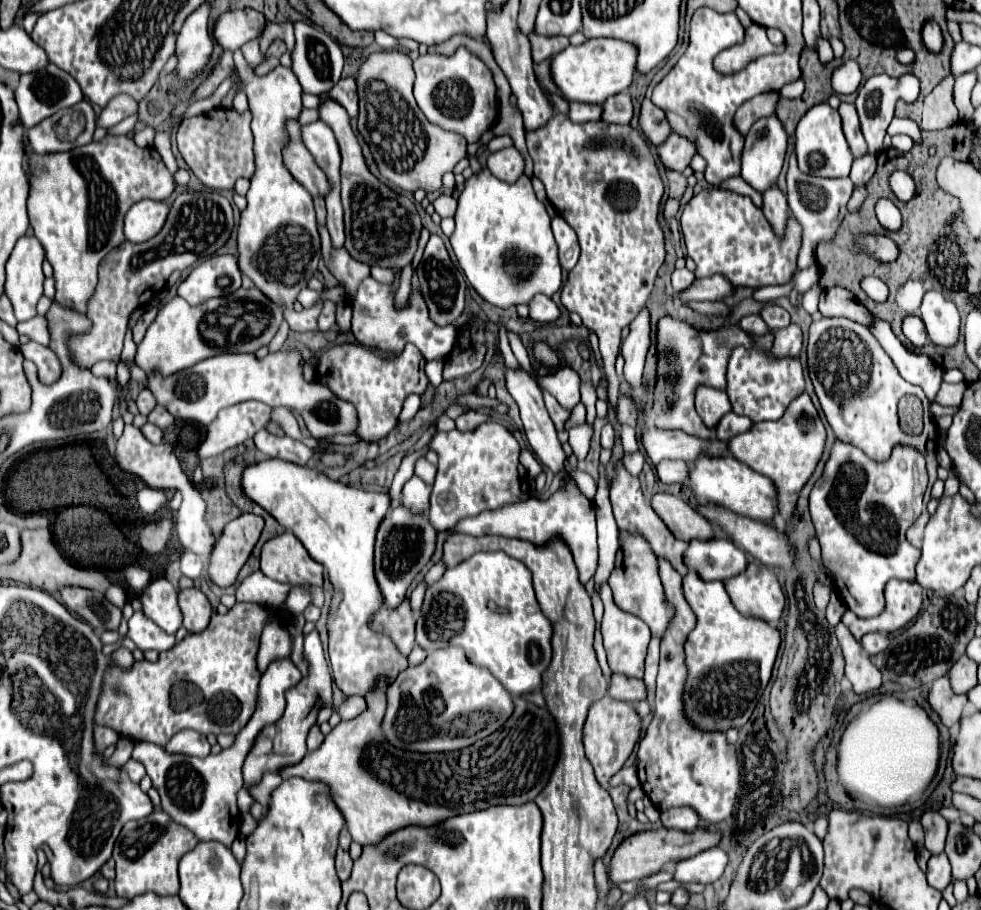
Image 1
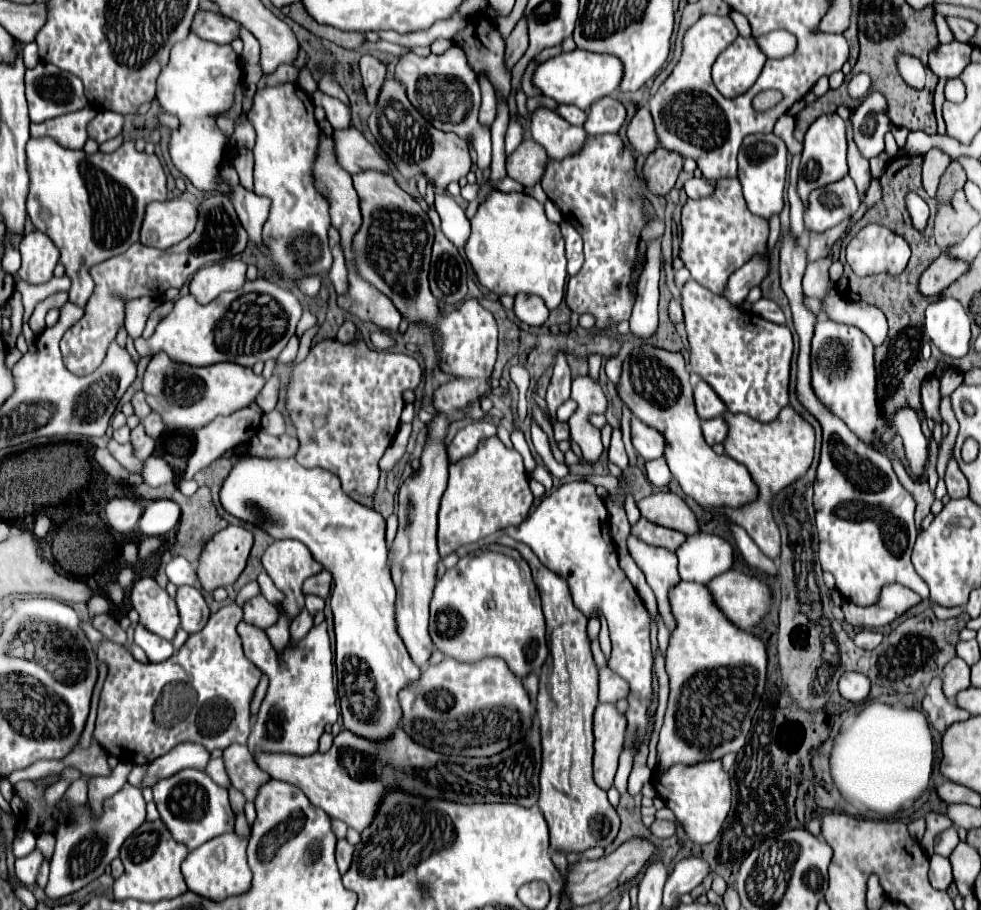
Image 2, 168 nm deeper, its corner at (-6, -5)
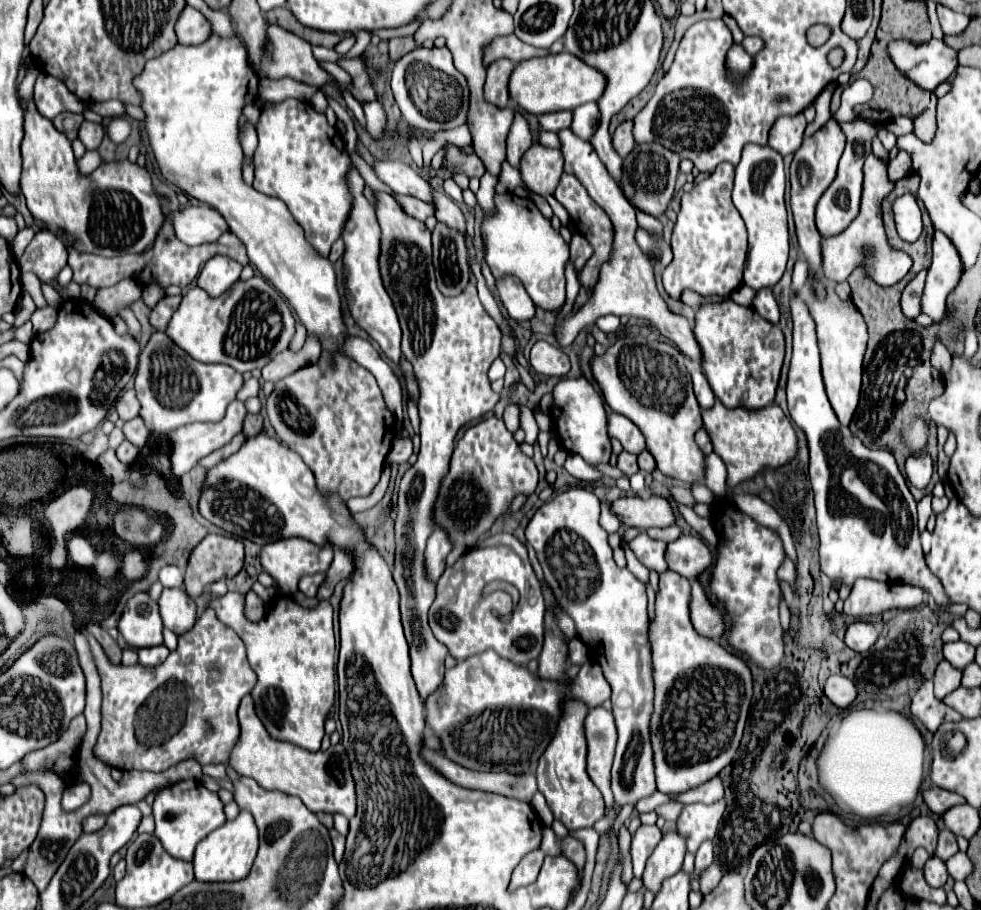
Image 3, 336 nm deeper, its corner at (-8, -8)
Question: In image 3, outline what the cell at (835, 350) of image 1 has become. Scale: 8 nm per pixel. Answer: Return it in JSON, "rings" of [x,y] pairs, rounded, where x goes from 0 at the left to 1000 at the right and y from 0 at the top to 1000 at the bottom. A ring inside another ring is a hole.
{"rings":[[[844,314],[842,330],[826,330],[824,332],[826,345],[832,352],[832,365],[834,365],[834,380],[836,380],[836,393],[838,393],[838,415],[842,424],[844,440],[856,459],[860,468],[869,464],[869,457],[877,442],[877,429],[879,429],[879,396],[883,387],[883,354],[877,347],[877,343],[866,334],[852,325],[850,316]]]}

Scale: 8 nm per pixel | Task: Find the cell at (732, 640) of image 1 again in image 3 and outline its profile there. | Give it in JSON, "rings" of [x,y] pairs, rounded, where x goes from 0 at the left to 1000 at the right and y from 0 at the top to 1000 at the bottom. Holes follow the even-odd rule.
{"rings":[[[685,626],[677,629],[673,633],[673,651],[669,655],[669,681],[663,688],[667,749],[669,749],[669,767],[665,785],[665,822],[671,868],[677,873],[699,870],[703,866],[709,866],[746,837],[756,813],[769,756],[767,738],[754,721],[738,712],[734,705],[709,697],[701,677],[701,659],[703,659],[703,640]]]}

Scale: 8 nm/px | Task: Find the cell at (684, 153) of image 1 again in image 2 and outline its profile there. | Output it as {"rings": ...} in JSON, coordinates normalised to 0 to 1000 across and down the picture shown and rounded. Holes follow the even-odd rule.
{"rings":[[[679,164],[665,166],[654,181],[654,199],[667,214],[681,214],[695,188],[695,170],[683,168]]]}

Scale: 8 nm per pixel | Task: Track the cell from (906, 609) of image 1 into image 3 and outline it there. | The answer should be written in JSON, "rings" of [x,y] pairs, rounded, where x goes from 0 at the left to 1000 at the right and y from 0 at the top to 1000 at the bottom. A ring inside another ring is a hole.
{"rings":[[[873,637],[866,655],[860,659],[860,675],[877,679],[899,675],[903,670],[928,670],[942,662],[942,651],[926,642],[901,642],[893,637]]]}

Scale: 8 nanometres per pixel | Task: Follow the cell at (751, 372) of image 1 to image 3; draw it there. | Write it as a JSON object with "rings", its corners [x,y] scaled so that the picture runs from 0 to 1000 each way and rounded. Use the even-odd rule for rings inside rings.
{"rings":[[[742,327],[732,334],[716,334],[712,338],[707,349],[707,371],[716,385],[716,409],[738,446],[775,451],[789,442],[799,398],[799,367],[795,358],[787,358],[783,352],[775,349],[767,336],[754,336]]]}

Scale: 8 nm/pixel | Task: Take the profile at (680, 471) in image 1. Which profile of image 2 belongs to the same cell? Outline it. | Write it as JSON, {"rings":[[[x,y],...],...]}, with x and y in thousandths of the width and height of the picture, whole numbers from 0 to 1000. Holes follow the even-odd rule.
{"rings":[[[675,502],[673,504],[665,504],[665,507],[659,507],[656,513],[659,513],[659,524],[661,524],[661,529],[665,533],[677,535],[677,533],[681,533],[685,529],[683,515],[679,515],[679,507],[675,507]]]}

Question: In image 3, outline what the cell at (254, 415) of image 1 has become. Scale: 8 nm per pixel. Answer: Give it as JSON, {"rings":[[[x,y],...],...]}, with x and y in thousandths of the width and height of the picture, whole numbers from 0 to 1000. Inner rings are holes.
{"rings":[[[239,440],[232,451],[230,451],[230,457],[224,462],[224,464],[200,464],[200,466],[192,466],[192,468],[186,468],[181,473],[177,473],[173,477],[173,484],[177,486],[177,495],[175,495],[175,519],[179,523],[186,523],[190,519],[194,519],[198,512],[202,512],[202,508],[216,499],[218,495],[230,490],[243,475],[247,475],[249,470],[249,462],[253,457],[253,451],[249,446],[249,442],[245,440]]]}

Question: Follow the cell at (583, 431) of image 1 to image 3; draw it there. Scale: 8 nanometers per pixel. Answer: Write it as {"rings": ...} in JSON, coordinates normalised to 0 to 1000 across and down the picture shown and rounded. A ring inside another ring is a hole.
{"rings":[[[595,413],[573,418],[565,424],[565,446],[563,459],[567,475],[571,479],[573,492],[591,499],[599,510],[620,508],[622,503],[622,484],[620,484],[620,459],[612,431]]]}

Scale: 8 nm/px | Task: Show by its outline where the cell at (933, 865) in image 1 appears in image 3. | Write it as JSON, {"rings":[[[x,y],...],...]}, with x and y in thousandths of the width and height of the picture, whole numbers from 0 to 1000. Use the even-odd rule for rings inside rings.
{"rings":[[[950,941],[950,943],[942,949],[942,965],[944,965],[944,969],[946,969],[950,976],[960,976],[960,974],[964,971],[964,967],[966,967],[964,949],[962,949],[958,943]]]}

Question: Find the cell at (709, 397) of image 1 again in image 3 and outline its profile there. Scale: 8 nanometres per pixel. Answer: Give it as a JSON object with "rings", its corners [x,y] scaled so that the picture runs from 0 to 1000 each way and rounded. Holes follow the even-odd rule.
{"rings":[[[707,407],[705,409],[705,422],[707,422],[707,433],[712,437],[714,448],[716,451],[722,451],[730,442],[730,435],[728,435],[724,422],[720,420],[720,415],[718,415],[718,411],[714,407]]]}

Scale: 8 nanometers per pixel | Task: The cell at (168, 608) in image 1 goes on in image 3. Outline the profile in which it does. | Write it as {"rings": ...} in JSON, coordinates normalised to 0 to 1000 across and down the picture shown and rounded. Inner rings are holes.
{"rings":[[[151,651],[135,655],[124,673],[120,692],[137,712],[167,708],[167,681],[163,681],[163,666],[159,659],[155,659]]]}

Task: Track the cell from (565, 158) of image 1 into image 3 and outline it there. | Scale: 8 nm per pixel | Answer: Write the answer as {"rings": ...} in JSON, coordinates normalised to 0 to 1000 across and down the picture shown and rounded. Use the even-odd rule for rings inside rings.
{"rings":[[[573,191],[571,202],[569,202],[567,209],[565,209],[565,218],[579,231],[587,255],[591,255],[593,259],[597,259],[597,264],[599,264],[601,270],[606,273],[603,284],[597,288],[597,292],[595,292],[595,295],[591,297],[591,301],[589,301],[591,314],[593,314],[597,321],[603,321],[603,316],[608,314],[608,308],[610,308],[610,303],[612,303],[614,290],[624,284],[624,264],[626,264],[626,259],[624,259],[624,244],[620,242],[620,235],[618,235],[610,224],[606,224],[606,220],[599,215],[599,211],[595,211],[595,204],[591,202],[591,198],[587,198],[587,193]]]}

